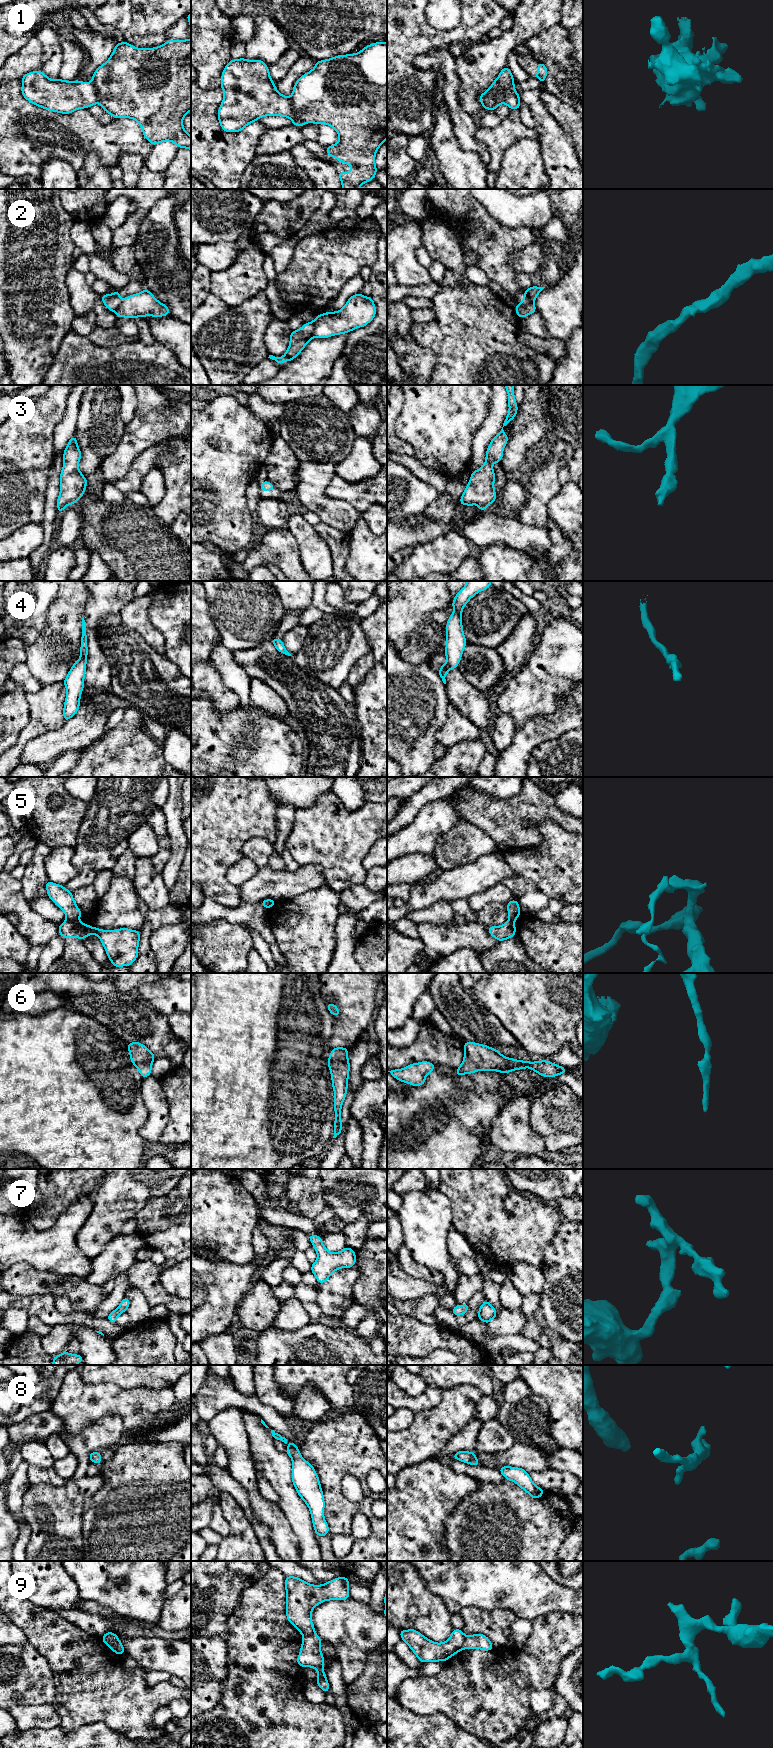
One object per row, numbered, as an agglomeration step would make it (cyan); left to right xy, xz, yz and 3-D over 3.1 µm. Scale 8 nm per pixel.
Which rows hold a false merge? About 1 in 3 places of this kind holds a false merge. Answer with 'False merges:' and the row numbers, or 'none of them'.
False merges: 1, 2, 5, 9

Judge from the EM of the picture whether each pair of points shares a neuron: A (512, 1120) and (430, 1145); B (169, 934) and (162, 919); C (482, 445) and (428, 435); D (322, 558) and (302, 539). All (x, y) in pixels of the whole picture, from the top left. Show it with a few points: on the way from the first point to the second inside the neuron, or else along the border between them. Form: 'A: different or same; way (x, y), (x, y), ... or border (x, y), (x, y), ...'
A: different; border (503, 1107), (493, 1120), (488, 1137)
B: different; border (180, 921), (174, 924), (161, 925), (152, 932)
C: different; border (483, 422), (472, 440), (472, 459), (469, 466)
D: same; way (317, 553), (307, 543)

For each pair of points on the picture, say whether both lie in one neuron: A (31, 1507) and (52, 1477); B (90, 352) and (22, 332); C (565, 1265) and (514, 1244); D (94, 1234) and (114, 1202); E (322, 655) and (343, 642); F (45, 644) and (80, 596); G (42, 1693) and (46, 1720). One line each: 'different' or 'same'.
A: different
B: different
C: different
D: same
E: same
F: same
G: different

